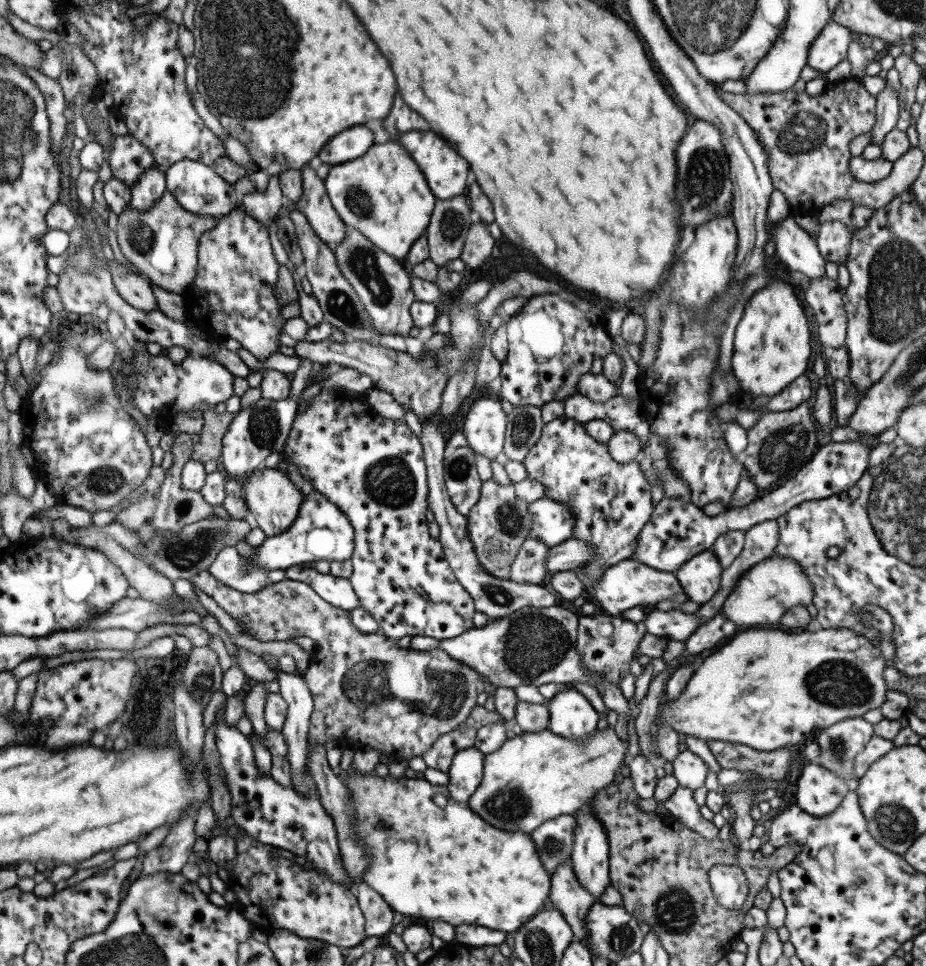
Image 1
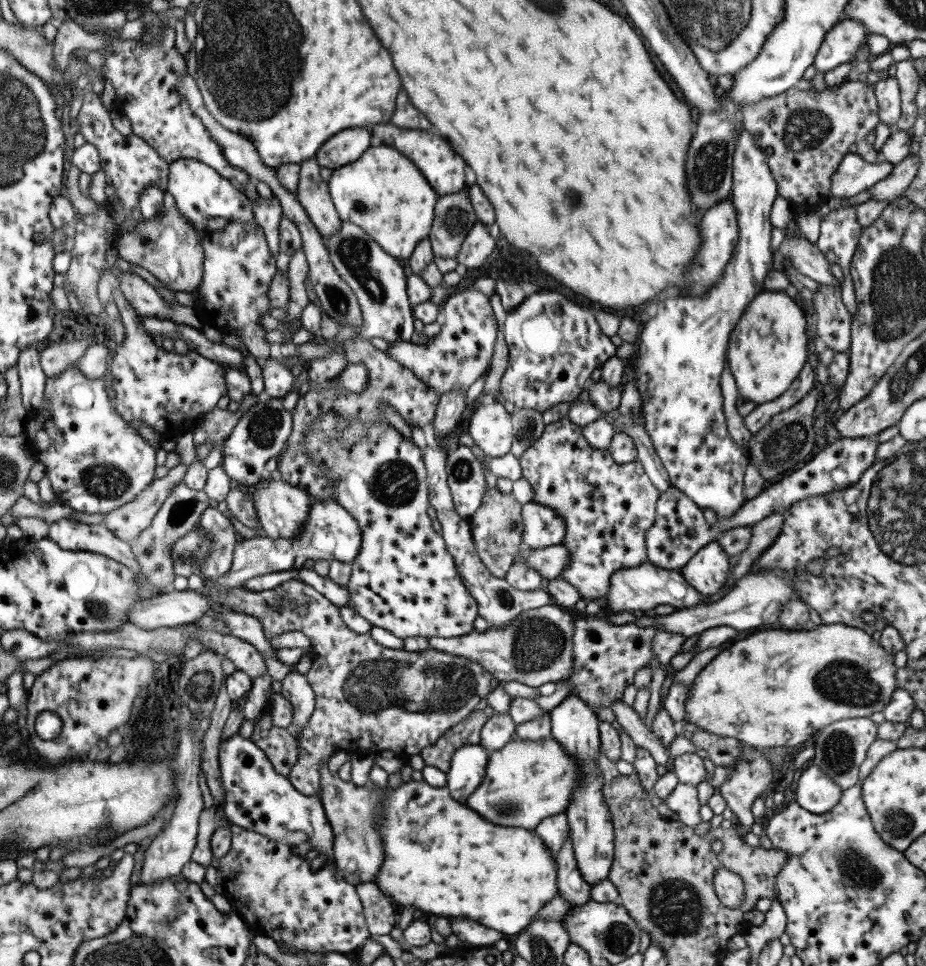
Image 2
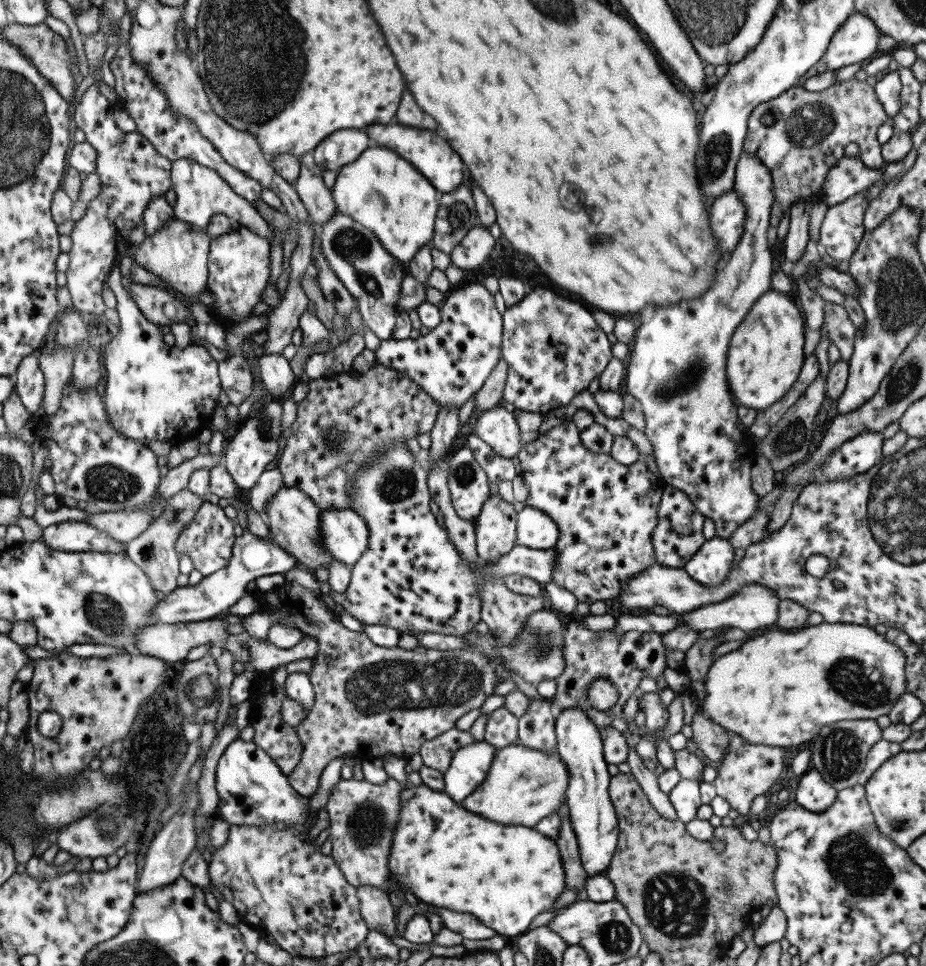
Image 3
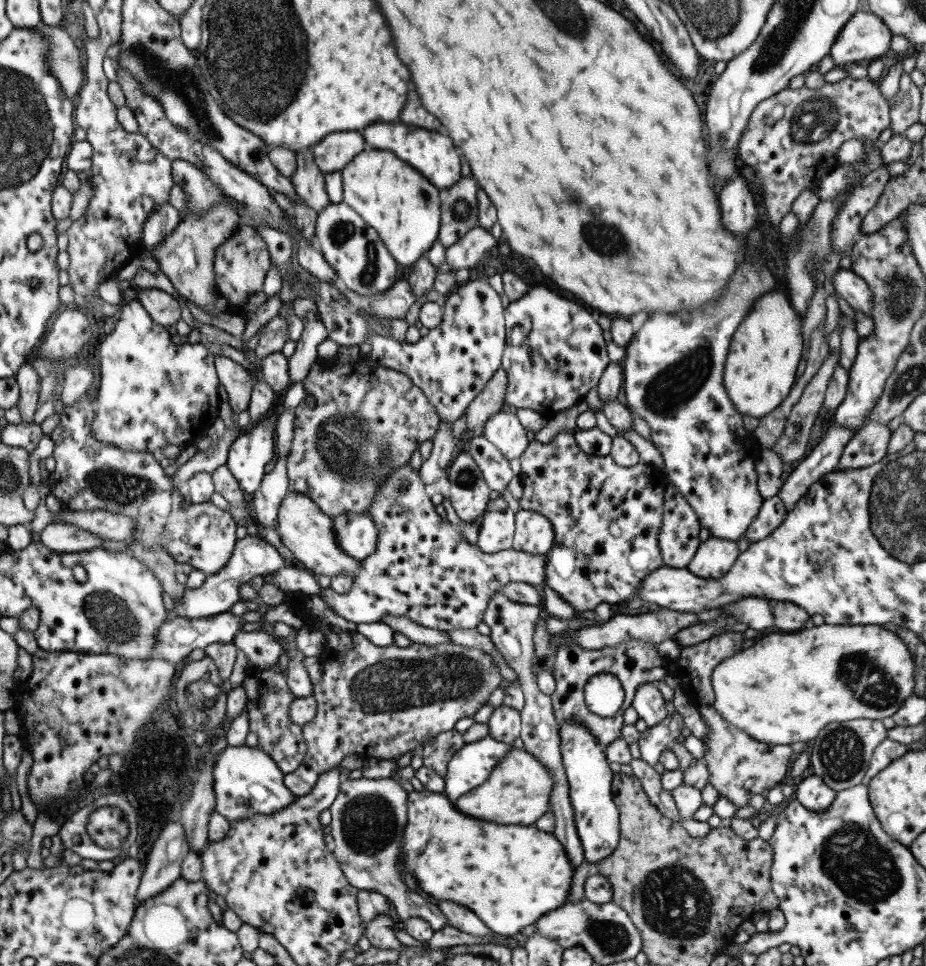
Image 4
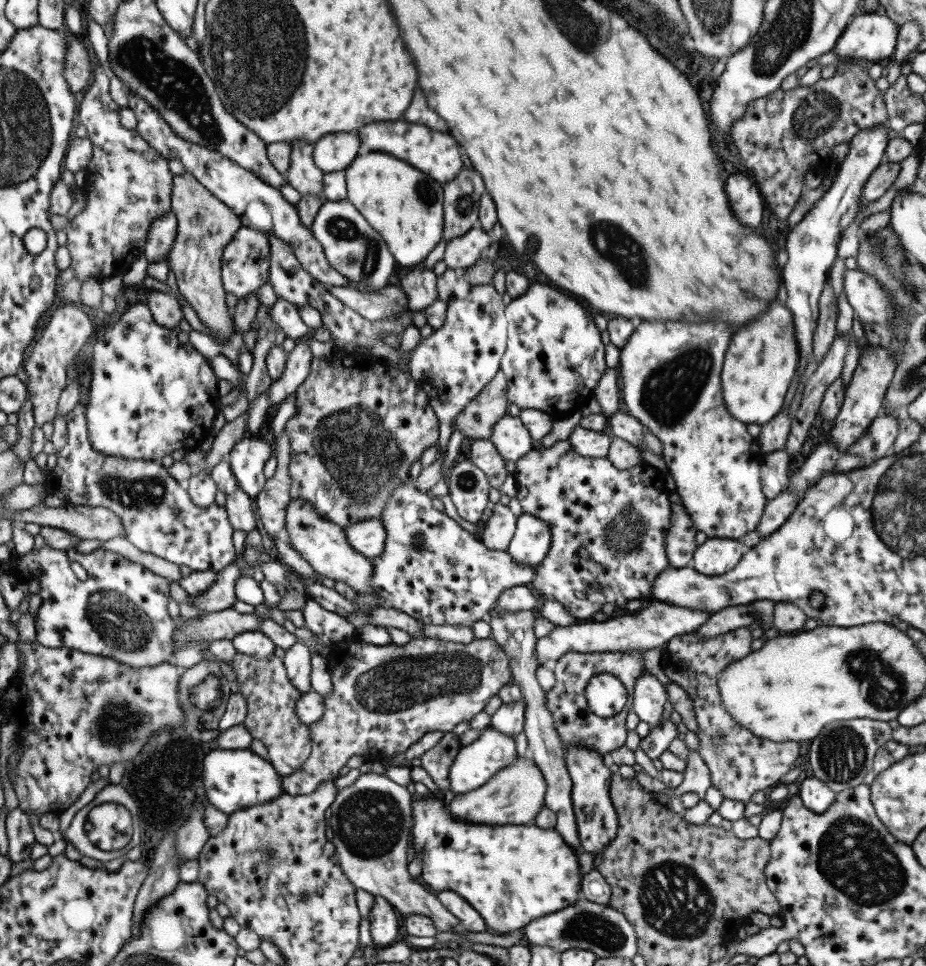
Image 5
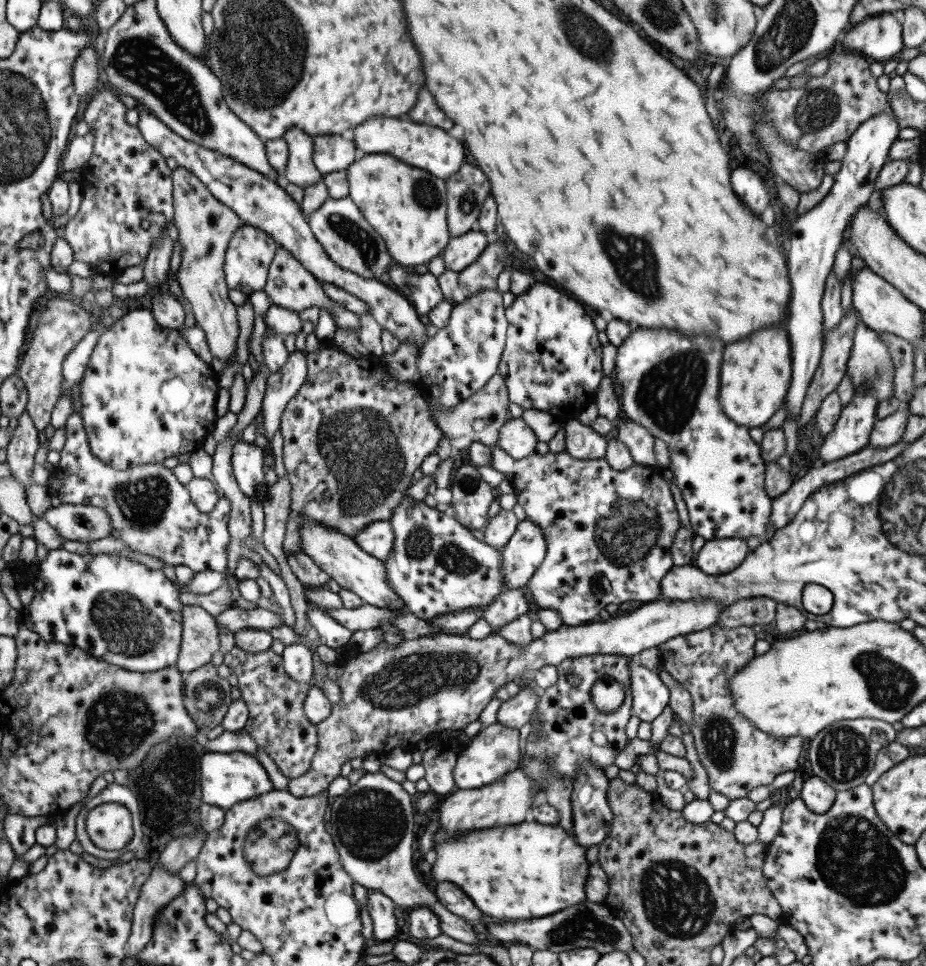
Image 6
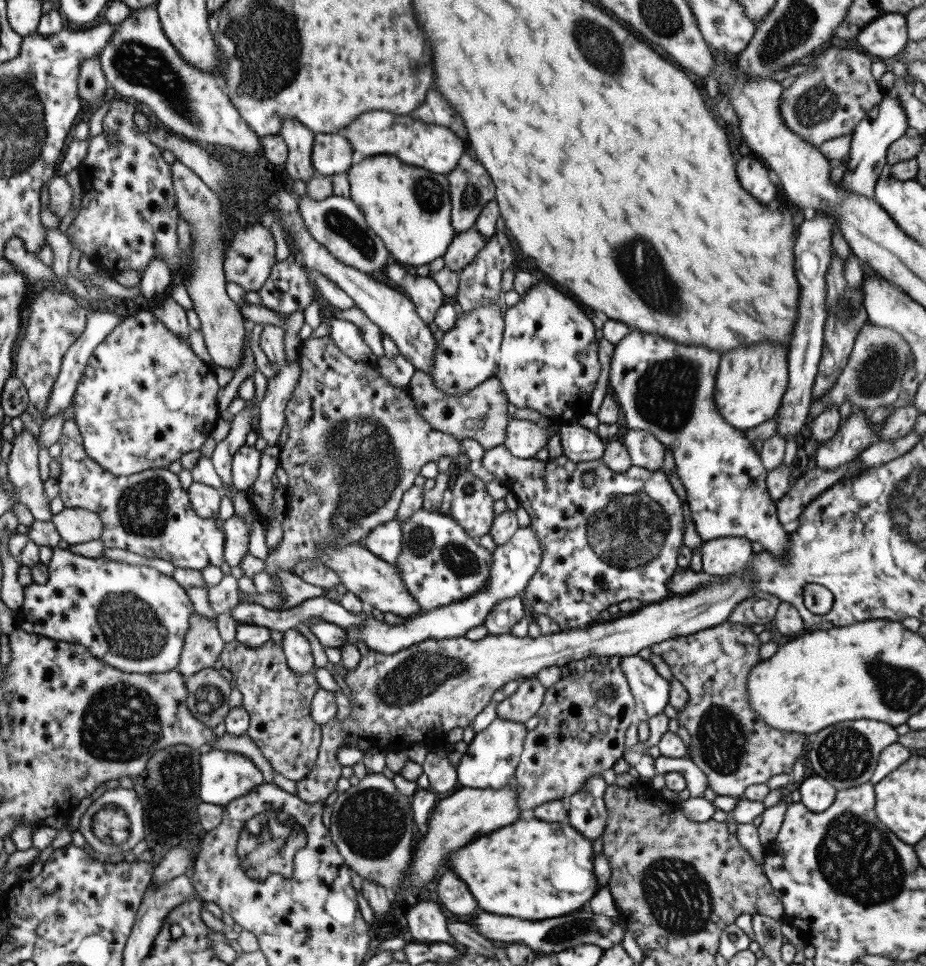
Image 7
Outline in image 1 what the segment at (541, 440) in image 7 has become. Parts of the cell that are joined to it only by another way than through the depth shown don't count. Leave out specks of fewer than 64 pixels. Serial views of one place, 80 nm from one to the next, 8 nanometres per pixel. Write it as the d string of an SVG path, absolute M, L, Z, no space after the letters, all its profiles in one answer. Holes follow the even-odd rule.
M481 397L468 408L461 424L461 432L468 447L474 454L481 454L490 461L499 459L507 418L500 402L490 397Z

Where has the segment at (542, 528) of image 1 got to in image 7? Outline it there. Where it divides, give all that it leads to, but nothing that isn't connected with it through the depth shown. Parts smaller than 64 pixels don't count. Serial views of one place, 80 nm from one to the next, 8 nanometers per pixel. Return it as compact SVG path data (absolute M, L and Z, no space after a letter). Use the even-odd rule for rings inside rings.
M527 525L517 527L511 538L505 543L496 546L491 552L488 583L469 598L434 608L433 611L407 618L402 624L389 626L386 622L378 622L373 616L367 616L367 621L361 627L343 629L345 643L341 646L355 646L355 642L363 642L368 650L379 654L395 654L405 650L411 644L419 644L423 640L445 640L445 638L463 637L471 628L483 625L485 618L490 614L490 608L504 598L518 595L527 586L529 579L537 570L541 560L541 549L535 531Z

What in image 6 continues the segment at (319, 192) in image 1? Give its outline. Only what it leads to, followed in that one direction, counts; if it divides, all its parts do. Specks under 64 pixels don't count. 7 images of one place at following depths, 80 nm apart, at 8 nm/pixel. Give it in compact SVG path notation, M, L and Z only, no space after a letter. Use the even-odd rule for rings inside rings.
M288 128L282 140L287 146L287 159L281 173L281 182L305 188L322 179L312 162L312 137L301 132L300 128Z

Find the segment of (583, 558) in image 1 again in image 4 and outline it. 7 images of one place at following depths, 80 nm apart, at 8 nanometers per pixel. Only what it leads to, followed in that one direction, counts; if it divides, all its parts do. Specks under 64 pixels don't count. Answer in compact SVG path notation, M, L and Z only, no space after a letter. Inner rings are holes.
M405 463L403 467L397 467L394 471L391 471L379 484L374 492L372 503L368 506L368 511L366 515L371 518L374 527L376 528L376 541L375 550L368 554L363 560L360 560L360 567L358 568L357 574L352 579L351 588L349 592L345 594L337 594L333 592L329 587L320 588L318 594L329 608L333 609L333 612L341 618L345 618L348 622L353 622L357 624L372 624L377 623L391 615L393 617L403 616L409 621L421 625L425 628L435 629L439 631L450 631L453 629L473 629L483 618L483 612L487 608L487 603L489 602L492 592L497 589L501 589L508 582L526 582L530 585L540 584L544 581L544 562L546 559L545 555L532 555L523 551L513 550L511 548L507 550L501 550L499 552L494 552L493 554L485 554L481 552L475 544L469 544L458 532L458 527L455 527L452 523L446 521L441 521L441 518L435 509L433 509L433 504L429 501L430 490L424 486L423 481L419 478L418 470L413 470L409 463Z

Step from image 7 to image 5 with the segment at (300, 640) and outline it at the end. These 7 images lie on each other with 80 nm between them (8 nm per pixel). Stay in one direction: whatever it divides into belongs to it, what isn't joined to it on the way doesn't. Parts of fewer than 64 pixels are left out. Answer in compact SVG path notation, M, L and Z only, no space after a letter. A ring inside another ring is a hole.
M295 643L285 651L281 659L286 678L299 693L307 693L312 688L310 685L312 656L305 645Z

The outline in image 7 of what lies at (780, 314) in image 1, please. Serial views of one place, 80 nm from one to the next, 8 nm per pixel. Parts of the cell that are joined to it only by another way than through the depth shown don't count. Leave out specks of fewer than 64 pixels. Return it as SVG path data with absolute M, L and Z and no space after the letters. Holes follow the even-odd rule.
M759 342L721 354L713 398L719 416L727 424L746 431L774 418L788 381L786 351L773 342Z

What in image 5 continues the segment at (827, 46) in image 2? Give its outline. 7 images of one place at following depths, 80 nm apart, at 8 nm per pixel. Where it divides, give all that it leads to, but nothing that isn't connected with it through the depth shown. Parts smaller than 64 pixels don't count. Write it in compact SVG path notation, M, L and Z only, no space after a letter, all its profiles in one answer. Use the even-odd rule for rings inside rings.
M880 12L852 16L839 35L832 51L839 59L863 58L884 63L892 56L898 26Z

